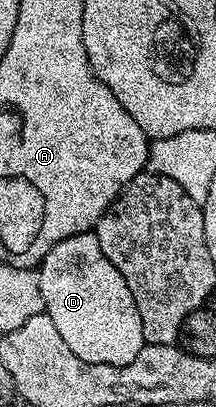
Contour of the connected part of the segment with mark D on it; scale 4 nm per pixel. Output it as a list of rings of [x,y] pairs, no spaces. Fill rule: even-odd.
[[[93,231],[59,241],[43,258],[37,274],[44,311],[80,360],[120,367],[138,356],[145,345],[140,314],[124,277],[104,256]]]

